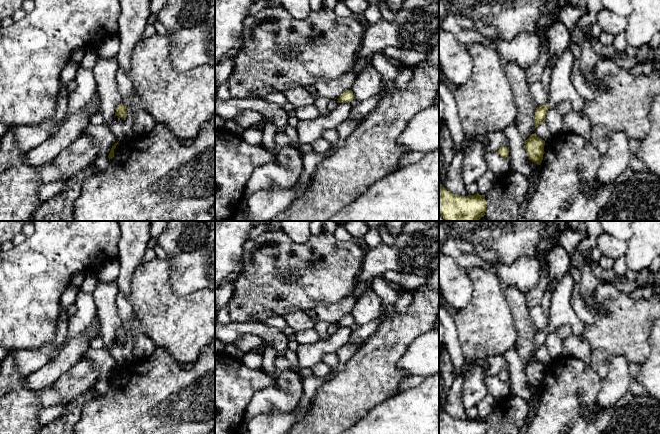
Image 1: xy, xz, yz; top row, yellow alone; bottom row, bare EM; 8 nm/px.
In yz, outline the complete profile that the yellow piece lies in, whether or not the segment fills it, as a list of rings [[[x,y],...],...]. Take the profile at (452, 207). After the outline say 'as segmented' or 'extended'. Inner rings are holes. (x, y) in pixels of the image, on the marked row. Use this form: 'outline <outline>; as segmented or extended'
outline [[[439,181],[439,215],[446,221],[478,221],[485,212],[485,196],[456,195],[447,191]]]; as segmented

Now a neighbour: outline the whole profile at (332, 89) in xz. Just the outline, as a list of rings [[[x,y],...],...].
[[[348,72],[336,79],[315,83],[308,86],[307,90],[316,98],[326,97],[328,99],[338,99],[345,91],[351,90],[358,73]]]

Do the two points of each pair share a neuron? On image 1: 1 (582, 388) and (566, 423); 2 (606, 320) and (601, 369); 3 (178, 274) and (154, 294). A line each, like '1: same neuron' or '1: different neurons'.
1: same neuron
2: same neuron
3: different neurons

